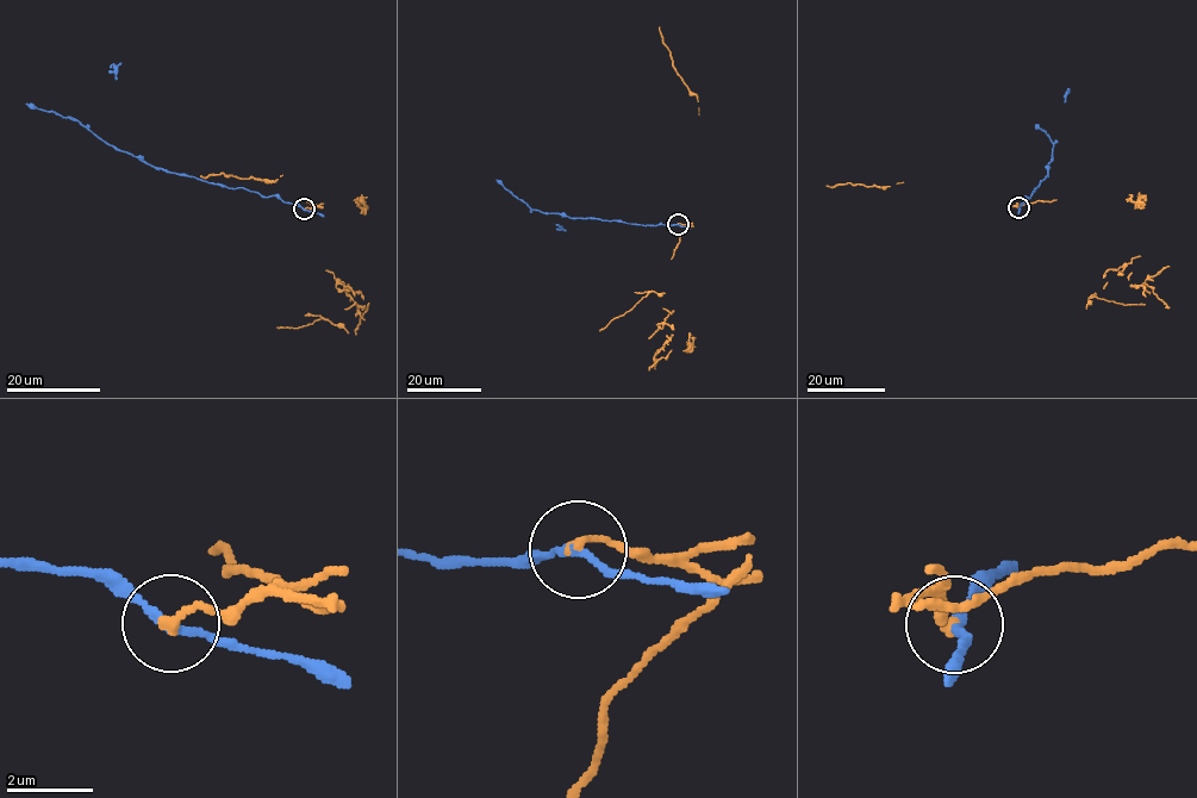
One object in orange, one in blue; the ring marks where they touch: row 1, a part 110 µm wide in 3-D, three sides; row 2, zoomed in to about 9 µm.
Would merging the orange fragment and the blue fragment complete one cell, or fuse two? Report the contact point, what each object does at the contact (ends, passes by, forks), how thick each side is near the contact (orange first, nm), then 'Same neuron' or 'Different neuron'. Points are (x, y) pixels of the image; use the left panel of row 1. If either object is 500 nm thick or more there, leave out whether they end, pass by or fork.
Place: (304, 209). At the ring orange ends. At the ring blue passes by. Thickness 220 nm (orange) against 160 nm. Different neuron

